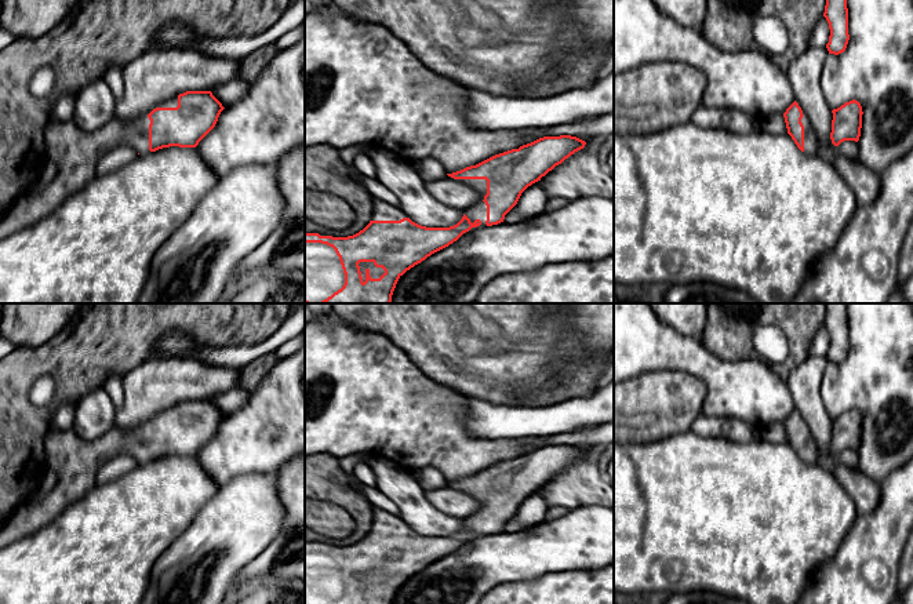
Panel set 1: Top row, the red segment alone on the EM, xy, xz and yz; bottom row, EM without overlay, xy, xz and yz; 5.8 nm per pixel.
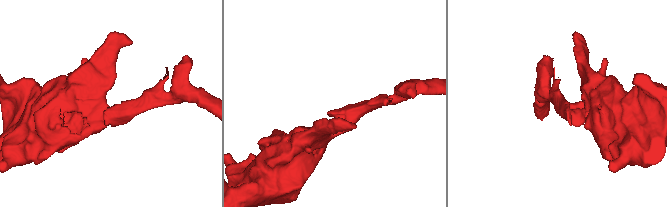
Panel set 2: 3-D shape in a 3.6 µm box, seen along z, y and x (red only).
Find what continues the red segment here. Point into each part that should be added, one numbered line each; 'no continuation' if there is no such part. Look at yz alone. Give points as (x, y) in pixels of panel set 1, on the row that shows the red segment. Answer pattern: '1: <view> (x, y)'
1: yz (810, 135)

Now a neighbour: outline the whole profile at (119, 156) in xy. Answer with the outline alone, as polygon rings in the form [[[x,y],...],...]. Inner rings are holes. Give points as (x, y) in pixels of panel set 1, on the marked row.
[[[126,145],[116,146],[99,157],[95,174],[98,177],[112,174],[132,161],[135,156],[138,156],[138,152],[135,149]]]

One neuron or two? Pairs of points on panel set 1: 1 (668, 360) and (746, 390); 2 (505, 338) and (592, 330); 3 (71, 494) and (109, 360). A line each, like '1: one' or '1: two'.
1: one
2: two
3: two

